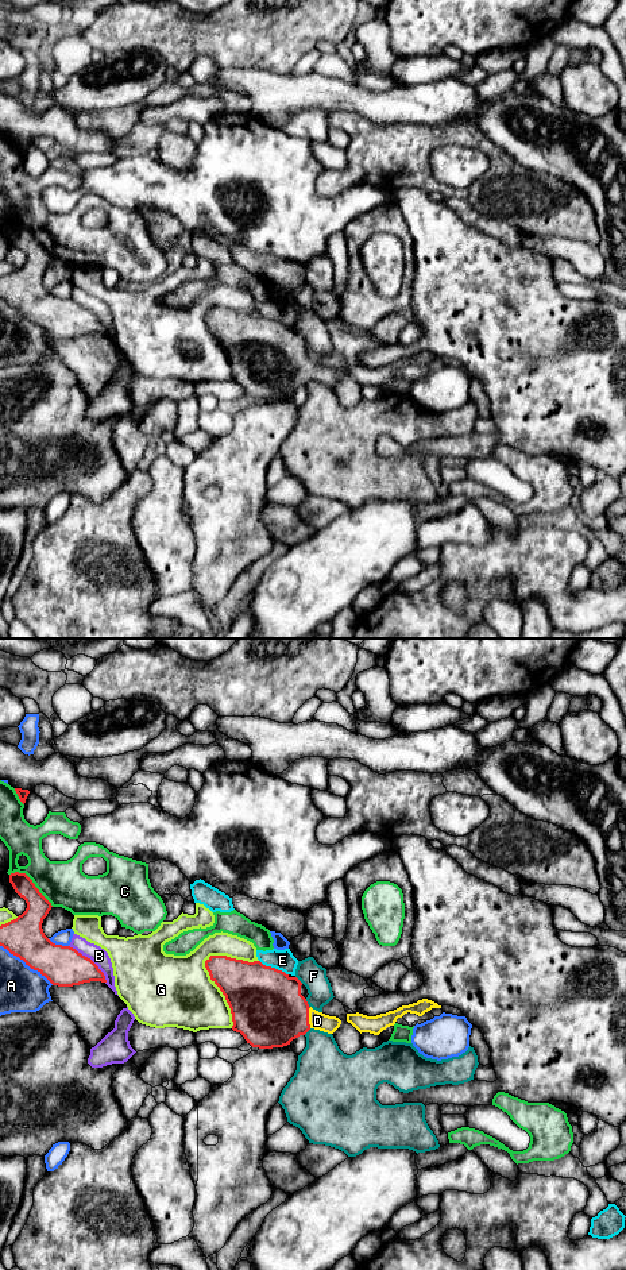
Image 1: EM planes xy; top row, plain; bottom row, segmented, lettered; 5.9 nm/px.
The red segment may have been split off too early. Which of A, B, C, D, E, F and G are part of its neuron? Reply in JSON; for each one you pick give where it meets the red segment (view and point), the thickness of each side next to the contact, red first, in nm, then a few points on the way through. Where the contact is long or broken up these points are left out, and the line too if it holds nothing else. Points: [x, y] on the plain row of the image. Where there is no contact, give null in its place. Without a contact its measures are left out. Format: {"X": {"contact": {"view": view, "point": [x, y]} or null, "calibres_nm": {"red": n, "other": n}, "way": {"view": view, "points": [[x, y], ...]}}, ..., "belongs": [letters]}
{"D": {"contact": {"view": "xy", "point": [308, 370]}, "calibres_nm": {"red": 440, "other": 110}, "way": {"view": "xy", "points": [[267, 361], [308, 370], [317, 373]]}}, "belongs": ["D"]}

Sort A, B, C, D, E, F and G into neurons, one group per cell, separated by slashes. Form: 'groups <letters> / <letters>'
groups A / B / C / D / E / F / G

